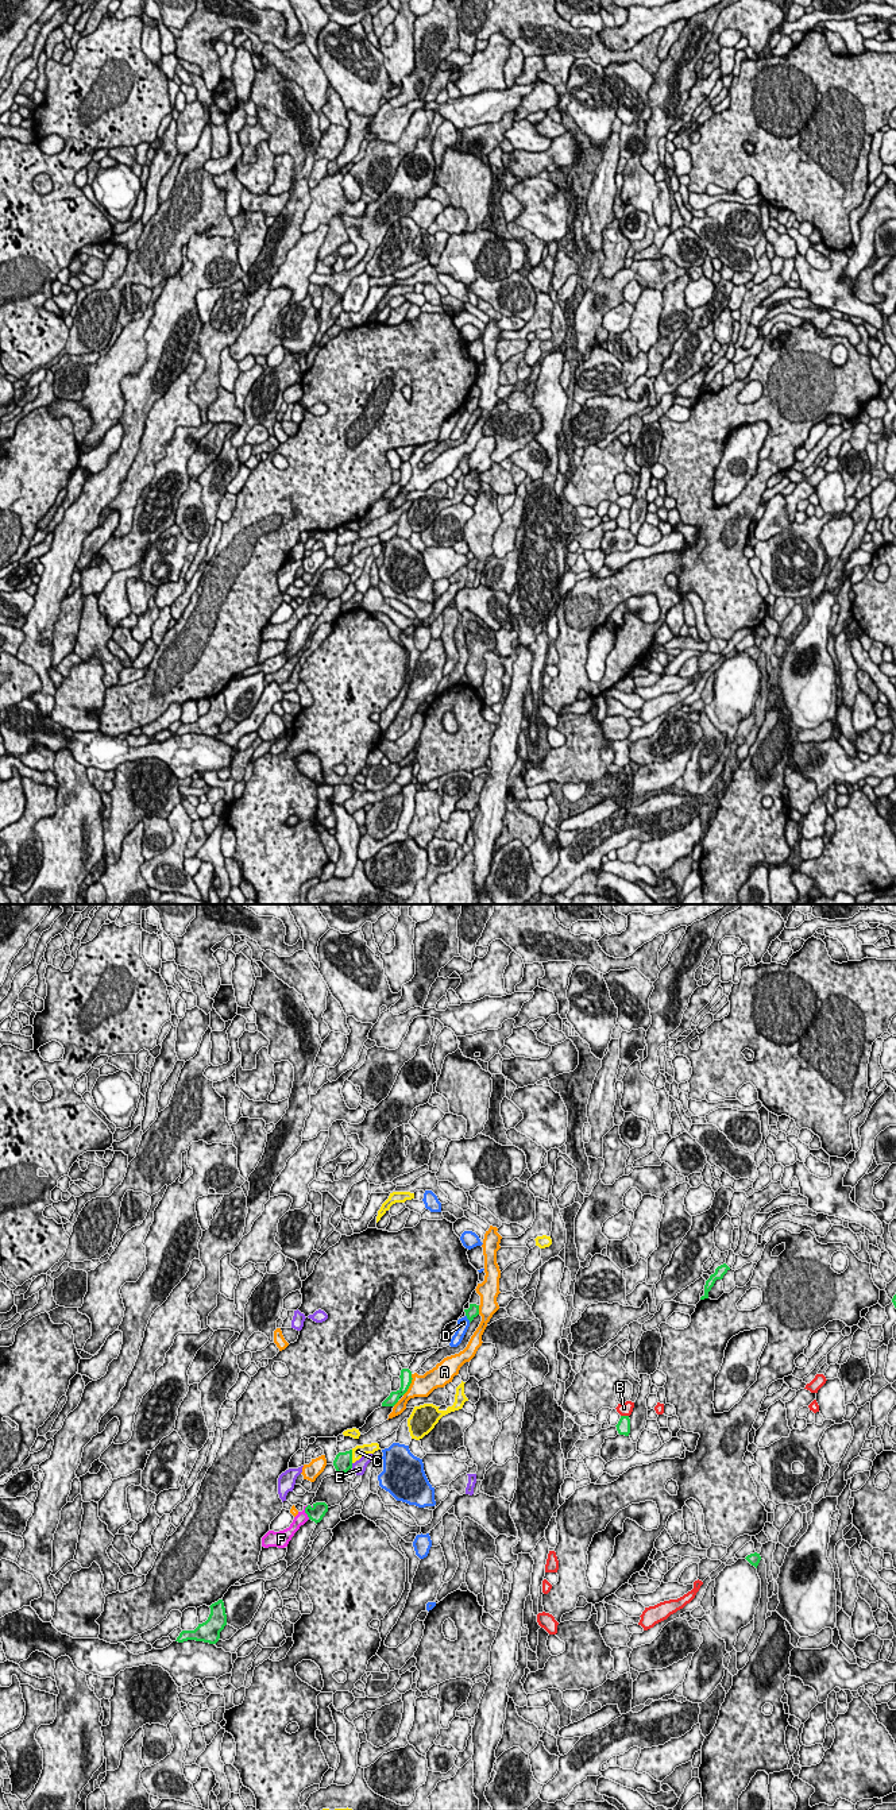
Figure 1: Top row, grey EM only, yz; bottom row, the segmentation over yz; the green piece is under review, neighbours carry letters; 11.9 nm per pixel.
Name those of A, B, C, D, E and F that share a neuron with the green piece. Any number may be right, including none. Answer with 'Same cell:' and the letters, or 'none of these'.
Same cell: F

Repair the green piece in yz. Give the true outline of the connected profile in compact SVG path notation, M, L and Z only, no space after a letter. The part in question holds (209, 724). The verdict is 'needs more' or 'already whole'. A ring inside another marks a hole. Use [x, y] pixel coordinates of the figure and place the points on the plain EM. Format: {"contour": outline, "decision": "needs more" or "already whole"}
{"contour": "M219 692L209 701L211 707L208 713L202 717L198 717L194 723L182 723L175 734L184 736L188 733L196 733L216 737L220 732L220 725L227 718L227 707L223 692Z", "decision": "already whole"}

